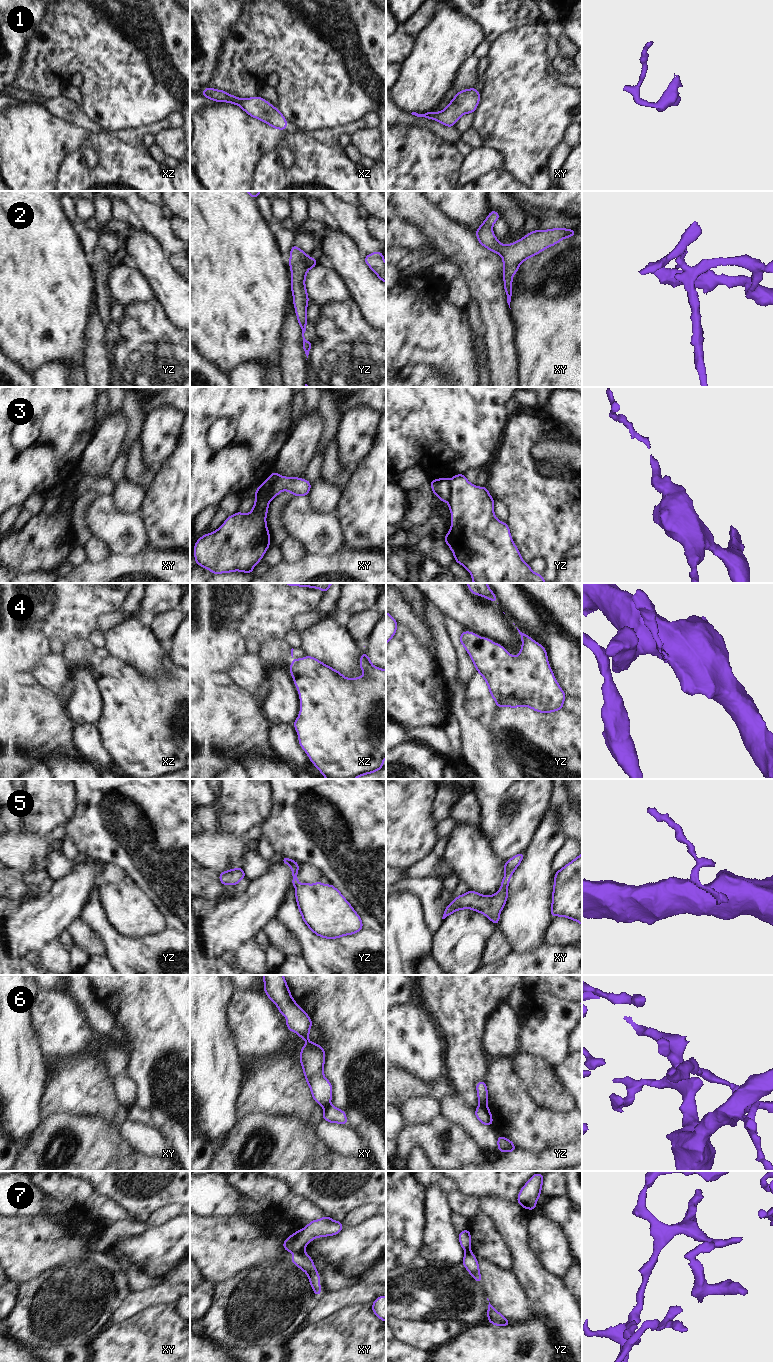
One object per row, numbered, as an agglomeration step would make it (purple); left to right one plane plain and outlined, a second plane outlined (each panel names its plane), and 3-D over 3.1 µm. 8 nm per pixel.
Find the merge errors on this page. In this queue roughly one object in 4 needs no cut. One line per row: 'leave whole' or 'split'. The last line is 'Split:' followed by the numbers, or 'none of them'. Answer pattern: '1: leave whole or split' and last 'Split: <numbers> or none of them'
1: leave whole
2: split
3: split
4: split
5: split
6: split
7: split
Split: 2, 3, 4, 5, 6, 7

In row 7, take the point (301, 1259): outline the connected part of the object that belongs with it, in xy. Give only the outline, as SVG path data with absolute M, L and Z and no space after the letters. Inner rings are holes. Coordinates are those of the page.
M304 1250L293 1252L293 1254L294 1258L290 1261L307 1273L314 1294L319 1297L319 1295L322 1293L320 1288L320 1277L315 1269L312 1259Z

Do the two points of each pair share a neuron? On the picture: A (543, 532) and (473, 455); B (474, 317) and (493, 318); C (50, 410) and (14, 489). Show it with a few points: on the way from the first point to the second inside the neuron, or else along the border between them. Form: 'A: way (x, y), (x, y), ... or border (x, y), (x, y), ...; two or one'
A: border (488, 467), (487, 470); two
B: border (472, 297), (479, 308), (485, 340); two
C: way (58, 431), (58, 449), (35, 472); one

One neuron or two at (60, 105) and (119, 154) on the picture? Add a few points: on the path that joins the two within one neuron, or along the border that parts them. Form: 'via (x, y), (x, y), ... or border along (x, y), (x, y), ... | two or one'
border along (90, 132), (103, 132), (117, 139) | two

